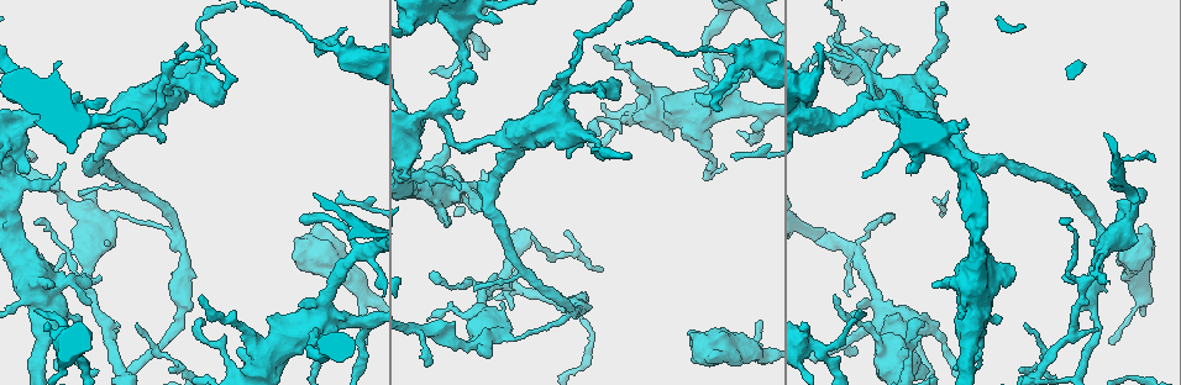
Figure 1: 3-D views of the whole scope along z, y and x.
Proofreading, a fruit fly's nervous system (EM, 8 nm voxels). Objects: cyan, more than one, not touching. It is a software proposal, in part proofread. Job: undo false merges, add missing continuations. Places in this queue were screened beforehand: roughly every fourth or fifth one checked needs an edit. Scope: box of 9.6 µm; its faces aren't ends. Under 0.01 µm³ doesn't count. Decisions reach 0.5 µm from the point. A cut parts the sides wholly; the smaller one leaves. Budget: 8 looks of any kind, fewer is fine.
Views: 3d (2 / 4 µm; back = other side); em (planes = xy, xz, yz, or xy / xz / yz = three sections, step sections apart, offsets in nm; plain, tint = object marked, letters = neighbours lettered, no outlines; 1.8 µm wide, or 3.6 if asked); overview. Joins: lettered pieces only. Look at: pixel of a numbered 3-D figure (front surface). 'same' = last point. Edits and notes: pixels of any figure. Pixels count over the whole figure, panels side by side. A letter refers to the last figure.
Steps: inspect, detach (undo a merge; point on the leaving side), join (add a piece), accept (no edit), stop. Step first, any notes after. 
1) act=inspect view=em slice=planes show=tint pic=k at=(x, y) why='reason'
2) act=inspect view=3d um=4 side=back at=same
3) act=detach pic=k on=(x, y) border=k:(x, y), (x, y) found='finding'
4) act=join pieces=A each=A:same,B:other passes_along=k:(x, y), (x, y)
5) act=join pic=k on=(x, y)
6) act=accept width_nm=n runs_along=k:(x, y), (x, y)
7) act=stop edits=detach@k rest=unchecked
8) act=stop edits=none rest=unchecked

act=inspect view=em slice=xz step=8 show=letters pic=1 at=(1118, 202)

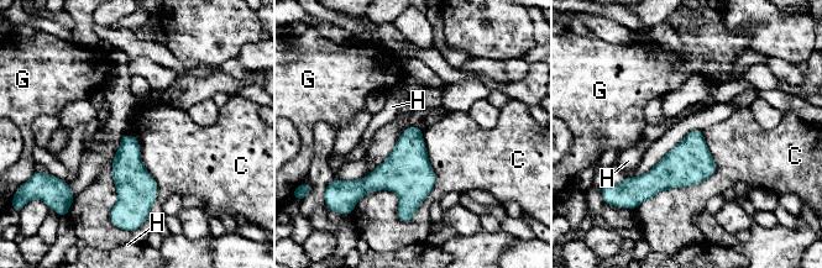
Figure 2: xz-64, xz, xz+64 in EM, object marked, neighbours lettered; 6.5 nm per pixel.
act=accept each=C:other,G:other,H:other border=2:(703, 131), (716, 169), (642, 203) found='no lettered piece goes on from it'

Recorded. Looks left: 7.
act=inspect view=em slice=planes show=letters pic=1 at=(428, 321) why='free end'

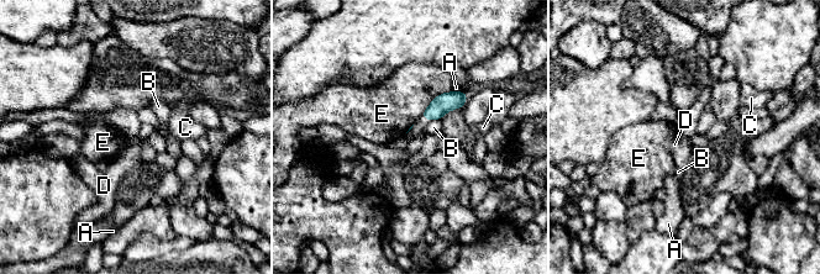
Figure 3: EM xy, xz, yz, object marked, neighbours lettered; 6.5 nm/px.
act=join pieces=D each=A:other,B:other,C:other,D:same,E:other passes_along=3:(442, 104), (425, 117), (419, 126) found='it goes on there'

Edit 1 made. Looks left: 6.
act=inspect view=3d um=2 pic=1 at=(1072, 320) why='closes a loop'

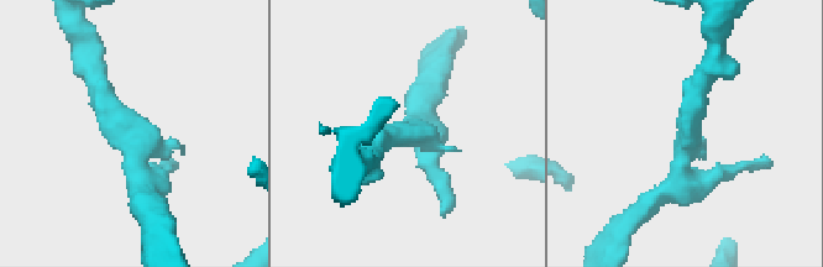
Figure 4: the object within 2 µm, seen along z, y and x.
act=inspect view=em slice=yz step=16 show=tint pic=4 at=(408, 131) why='shape alone is not enough'

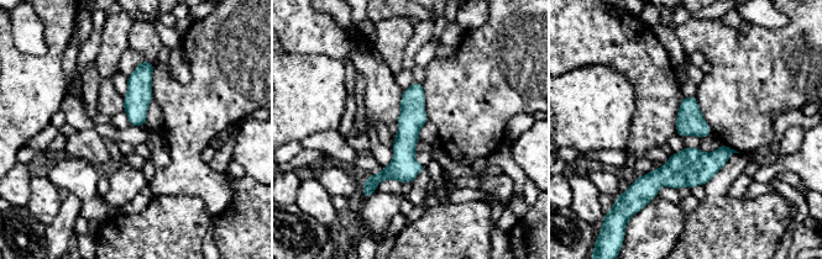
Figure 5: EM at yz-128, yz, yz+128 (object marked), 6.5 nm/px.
act=inspect view=em slice=planes show=letters at=same why='another direction'

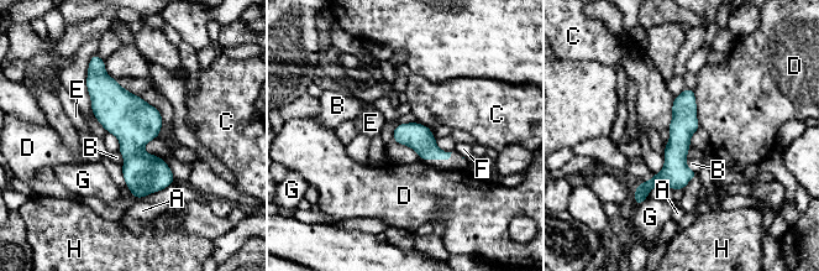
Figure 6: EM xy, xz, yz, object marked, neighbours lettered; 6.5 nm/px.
act=accept width_nm=170 longest_contact=D:240nm each=A:other,B:other,C:other,D:other,E:other,F:other,G:other,H:other found='all the same neuron'

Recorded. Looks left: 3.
act=stop edits=join@3 rest=unchecked

